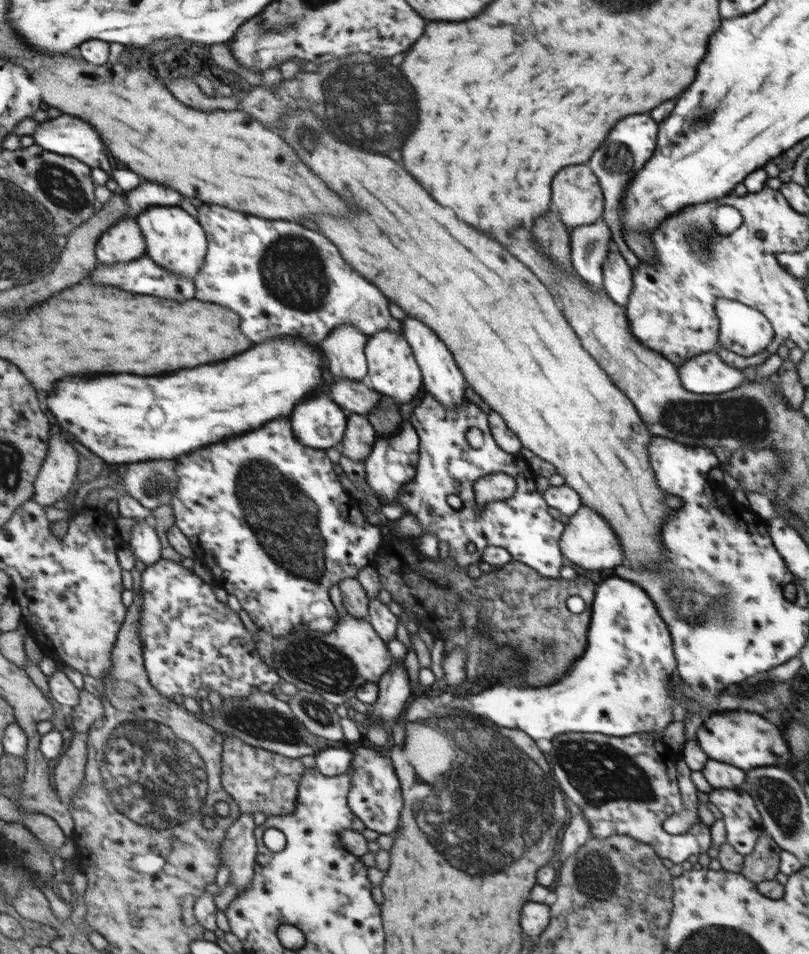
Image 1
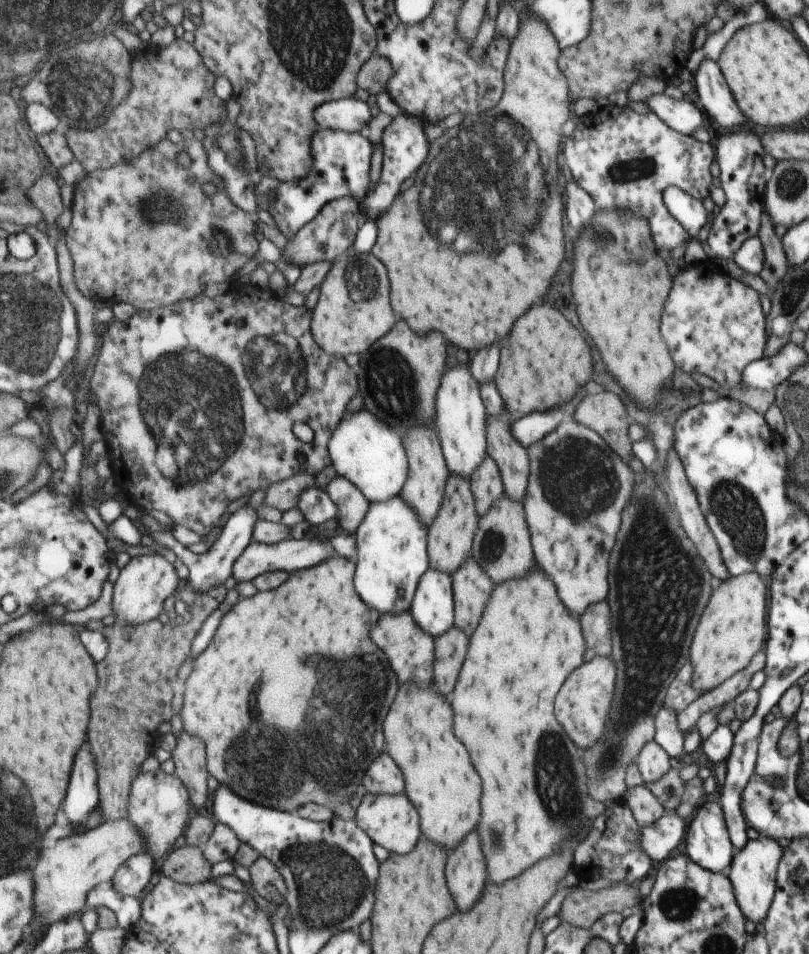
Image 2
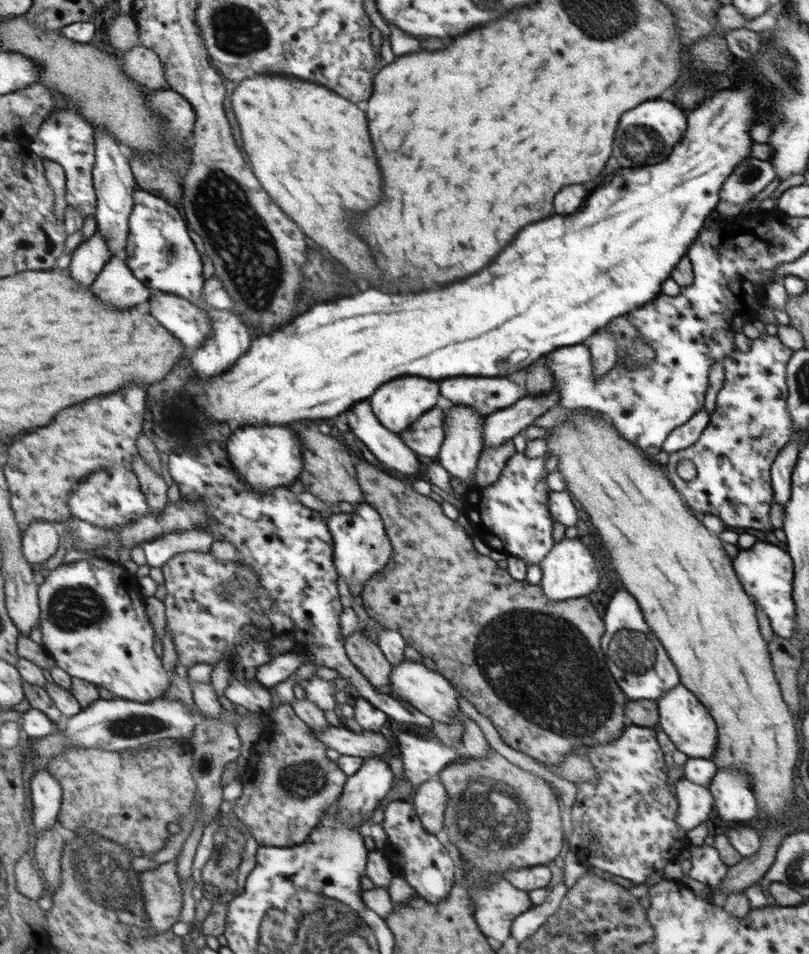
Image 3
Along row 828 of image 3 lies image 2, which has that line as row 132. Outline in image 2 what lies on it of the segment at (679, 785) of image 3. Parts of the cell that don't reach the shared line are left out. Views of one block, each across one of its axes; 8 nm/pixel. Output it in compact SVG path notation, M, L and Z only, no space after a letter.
M663 92L652 94L646 103L669 127L682 134L692 134L696 128L703 126L701 111L690 101L672 98Z

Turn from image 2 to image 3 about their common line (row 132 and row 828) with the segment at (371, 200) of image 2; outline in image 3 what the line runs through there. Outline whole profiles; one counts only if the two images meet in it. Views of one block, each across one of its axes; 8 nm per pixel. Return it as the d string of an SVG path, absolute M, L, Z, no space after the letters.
M406 799L392 801L384 810L384 819L381 825L387 838L398 848L398 852L404 858L403 879L411 888L426 898L428 902L436 904L444 898L448 898L448 892L454 886L454 880L459 877L459 866L451 849L435 833L429 833L421 823L413 804L407 803Z

